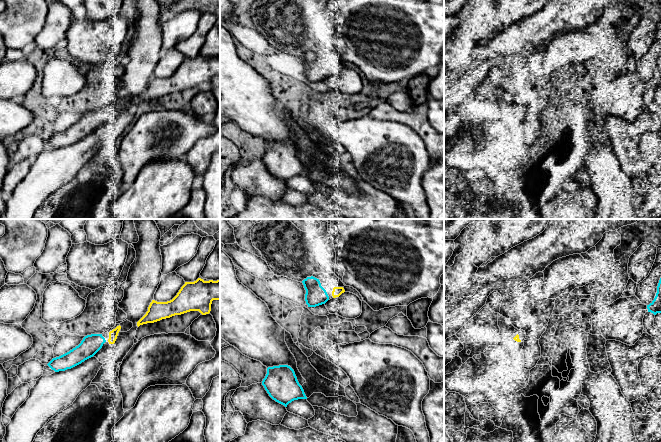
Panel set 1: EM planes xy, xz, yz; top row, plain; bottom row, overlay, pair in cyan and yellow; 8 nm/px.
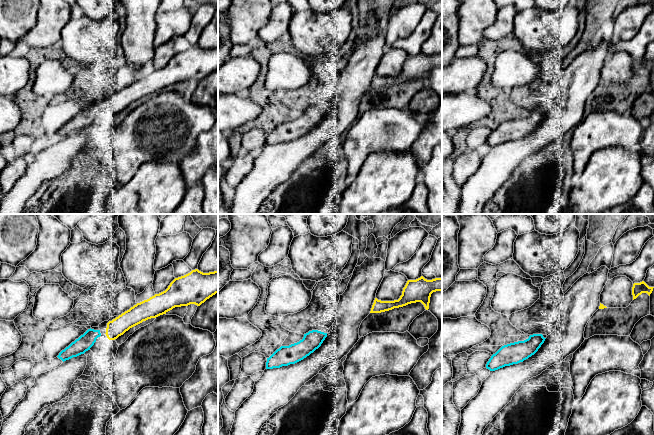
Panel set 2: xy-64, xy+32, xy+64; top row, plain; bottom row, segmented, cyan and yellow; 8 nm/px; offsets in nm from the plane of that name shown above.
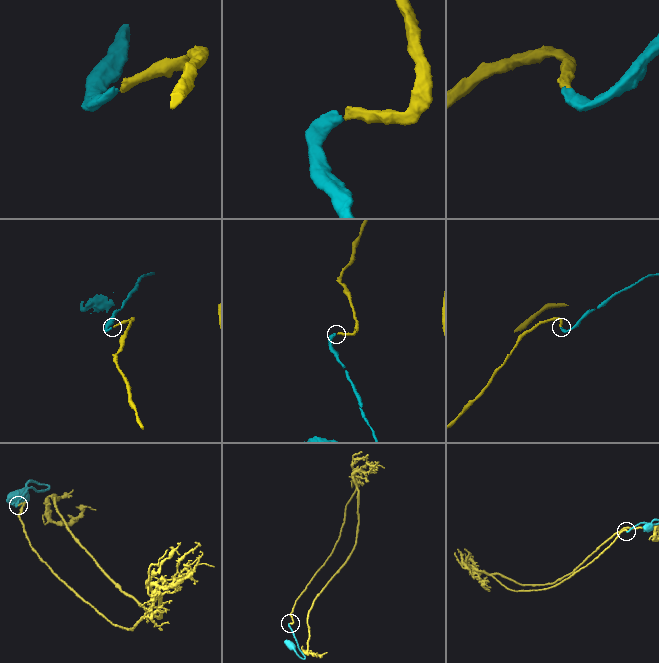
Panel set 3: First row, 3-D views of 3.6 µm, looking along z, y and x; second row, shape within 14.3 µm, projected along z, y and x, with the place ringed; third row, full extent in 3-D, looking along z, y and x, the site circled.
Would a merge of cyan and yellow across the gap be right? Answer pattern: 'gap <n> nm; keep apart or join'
gap 20 nm; join

